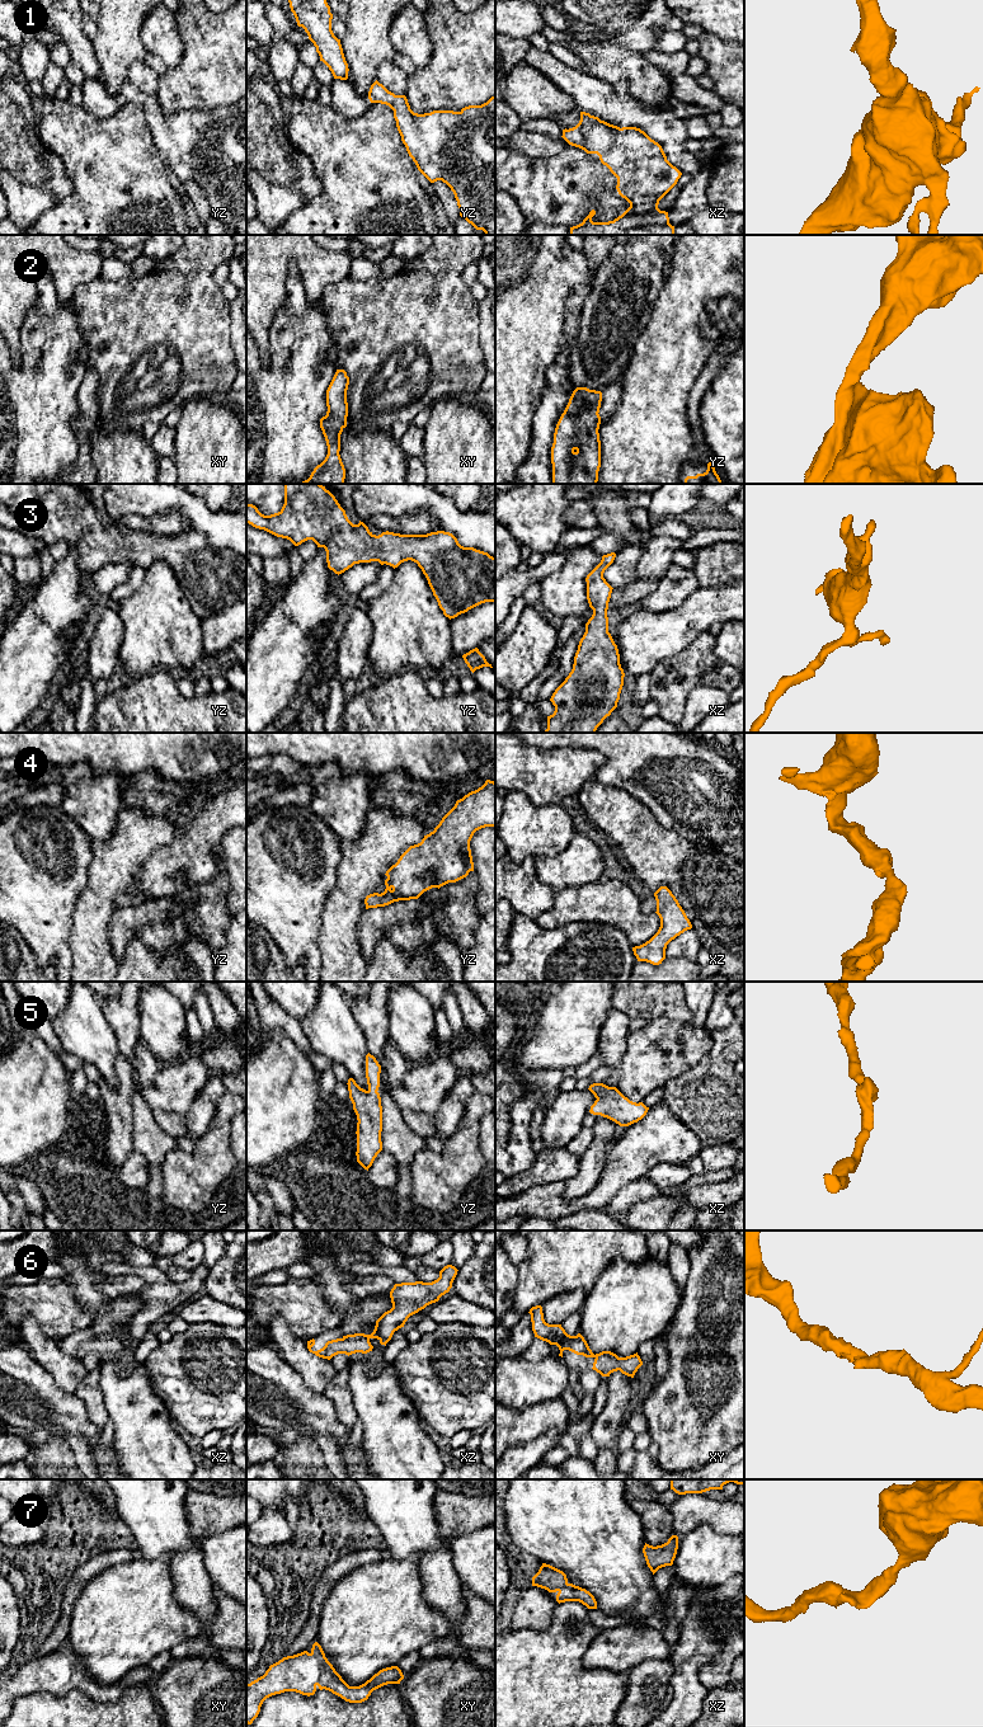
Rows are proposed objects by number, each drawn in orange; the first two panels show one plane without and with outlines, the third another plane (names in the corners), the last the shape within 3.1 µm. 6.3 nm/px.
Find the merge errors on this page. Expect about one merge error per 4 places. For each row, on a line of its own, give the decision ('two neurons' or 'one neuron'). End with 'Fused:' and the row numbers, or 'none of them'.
1: one neuron
2: one neuron
3: one neuron
4: one neuron
5: one neuron
6: one neuron
7: one neuron
Fused: none of them

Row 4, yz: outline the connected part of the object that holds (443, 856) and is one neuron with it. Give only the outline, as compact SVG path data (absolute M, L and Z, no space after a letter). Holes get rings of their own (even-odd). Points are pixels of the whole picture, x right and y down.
M486 780L475 791L457 800L455 806L442 818L433 832L424 836L420 843L410 846L387 871L384 893L366 897L366 909L385 907L399 900L418 899L432 888L456 883L474 871L470 841L474 833L485 827L495 827L495 782Z

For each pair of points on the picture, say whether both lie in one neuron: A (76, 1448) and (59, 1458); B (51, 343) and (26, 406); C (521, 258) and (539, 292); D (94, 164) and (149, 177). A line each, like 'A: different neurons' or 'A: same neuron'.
A: same neuron
B: same neuron
C: different neurons
D: same neuron

